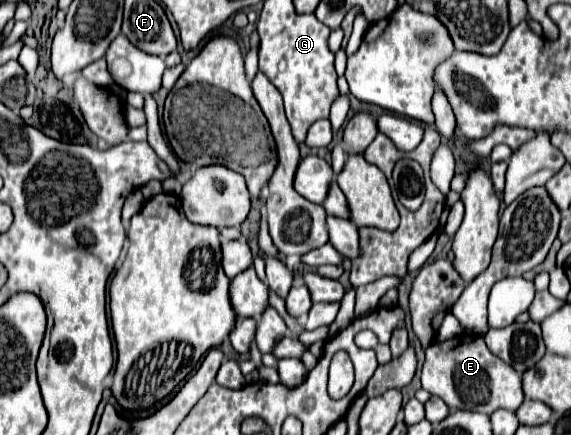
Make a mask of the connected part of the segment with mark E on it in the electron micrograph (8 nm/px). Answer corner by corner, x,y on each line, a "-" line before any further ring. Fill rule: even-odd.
461,333
447,341
435,341
425,351
421,383
425,391
441,397
451,411
467,409
491,415
497,409
517,411
525,401
521,375
487,349
483,335

